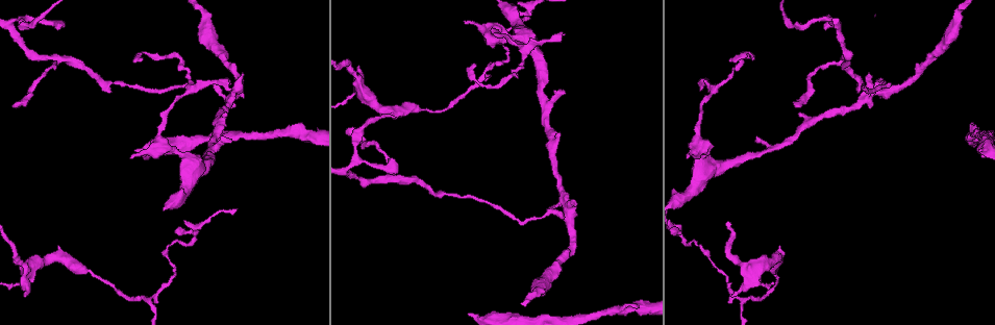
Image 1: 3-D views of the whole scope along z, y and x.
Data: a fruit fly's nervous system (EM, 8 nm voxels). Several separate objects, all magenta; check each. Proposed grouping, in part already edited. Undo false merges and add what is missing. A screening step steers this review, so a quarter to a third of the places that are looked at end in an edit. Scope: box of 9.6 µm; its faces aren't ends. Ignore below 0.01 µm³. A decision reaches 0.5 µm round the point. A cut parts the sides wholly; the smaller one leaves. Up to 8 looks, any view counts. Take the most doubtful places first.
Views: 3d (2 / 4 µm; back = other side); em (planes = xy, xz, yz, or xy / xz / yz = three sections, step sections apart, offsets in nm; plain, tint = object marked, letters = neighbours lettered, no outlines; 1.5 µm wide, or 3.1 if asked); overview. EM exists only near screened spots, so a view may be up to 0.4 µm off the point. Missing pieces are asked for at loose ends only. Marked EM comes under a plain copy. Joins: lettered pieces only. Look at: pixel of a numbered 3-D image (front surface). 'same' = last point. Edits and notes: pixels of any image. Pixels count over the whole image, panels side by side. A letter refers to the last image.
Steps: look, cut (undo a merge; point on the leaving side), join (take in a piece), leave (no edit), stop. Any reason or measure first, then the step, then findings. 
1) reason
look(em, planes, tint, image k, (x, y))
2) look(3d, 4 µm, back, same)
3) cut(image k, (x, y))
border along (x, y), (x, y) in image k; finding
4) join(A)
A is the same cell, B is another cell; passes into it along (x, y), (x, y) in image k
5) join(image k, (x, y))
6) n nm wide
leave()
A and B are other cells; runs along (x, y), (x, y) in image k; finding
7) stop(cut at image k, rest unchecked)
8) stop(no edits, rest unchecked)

two arms in line, one across
look(em, planes, tint, image 1, (867, 100))

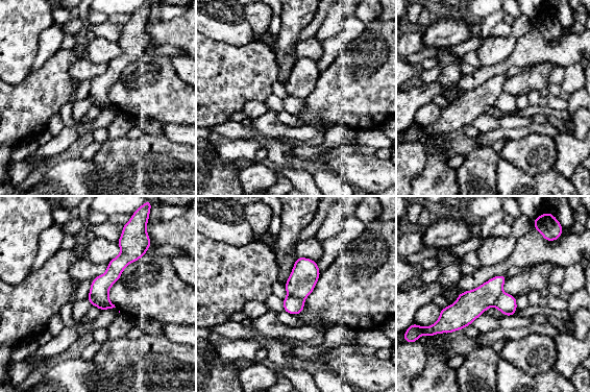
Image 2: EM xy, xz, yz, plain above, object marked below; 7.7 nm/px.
see the neighbours
look(em, planes, letters, same)

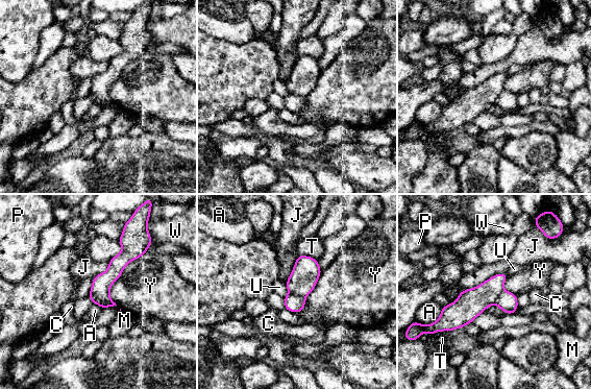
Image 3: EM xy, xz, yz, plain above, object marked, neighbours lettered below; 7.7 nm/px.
cut(image 3, (111, 304))
A, C, J, M, P, T, U, W and Y are other cells; border along (90, 293), (98, 300), (111, 300) in image 3; two neurons meet here

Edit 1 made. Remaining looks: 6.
tapers out
look(em, planes, tint, image 1, (562, 32))

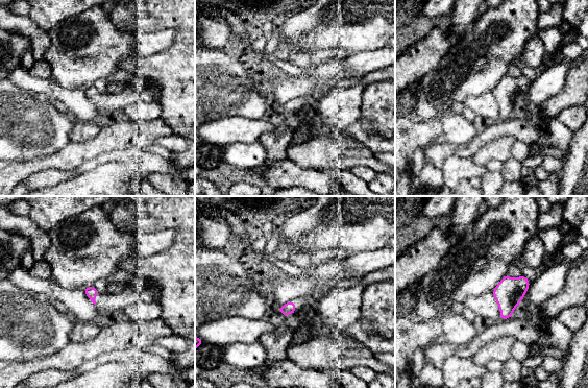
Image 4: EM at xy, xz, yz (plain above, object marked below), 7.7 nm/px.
look(em, planes, letters, same)

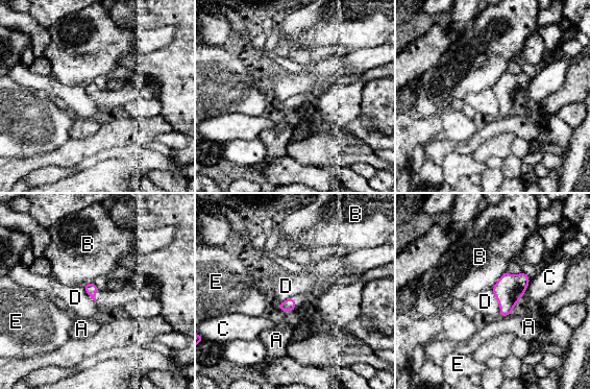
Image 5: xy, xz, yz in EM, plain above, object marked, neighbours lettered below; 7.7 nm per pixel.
D touches over 220 nm
leave()
A, B, C, D and E are other cells; border along (491, 289), (499, 306), (500, 316) in image 5; no lettered piece goes on from it

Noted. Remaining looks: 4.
branch stops here
look(3d, 4 µm, image 1, (732, 297))

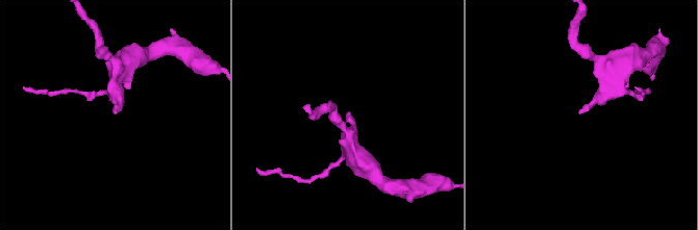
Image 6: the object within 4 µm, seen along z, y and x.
shape alone is not enough
look(em, yz, step 8, tint, image 6, (581, 112))

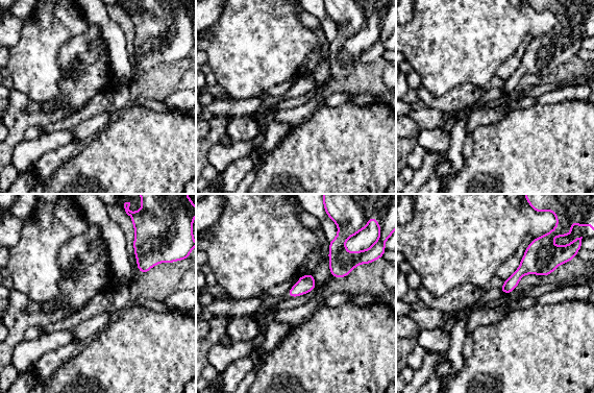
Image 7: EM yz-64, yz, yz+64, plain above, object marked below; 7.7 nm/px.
look(em, xy, step 8, letters, same)

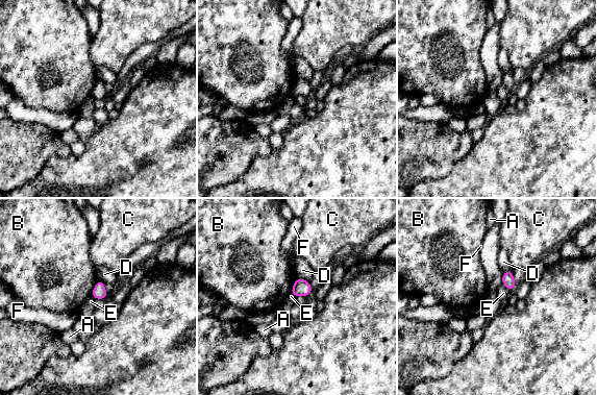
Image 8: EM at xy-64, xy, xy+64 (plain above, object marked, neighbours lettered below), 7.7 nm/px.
leave()
A, B, C, D, E and F are other cells; border along (292, 294), (306, 297) in image 8; none of them fits

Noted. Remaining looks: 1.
stop(cut at image 3, rest unchecked)

